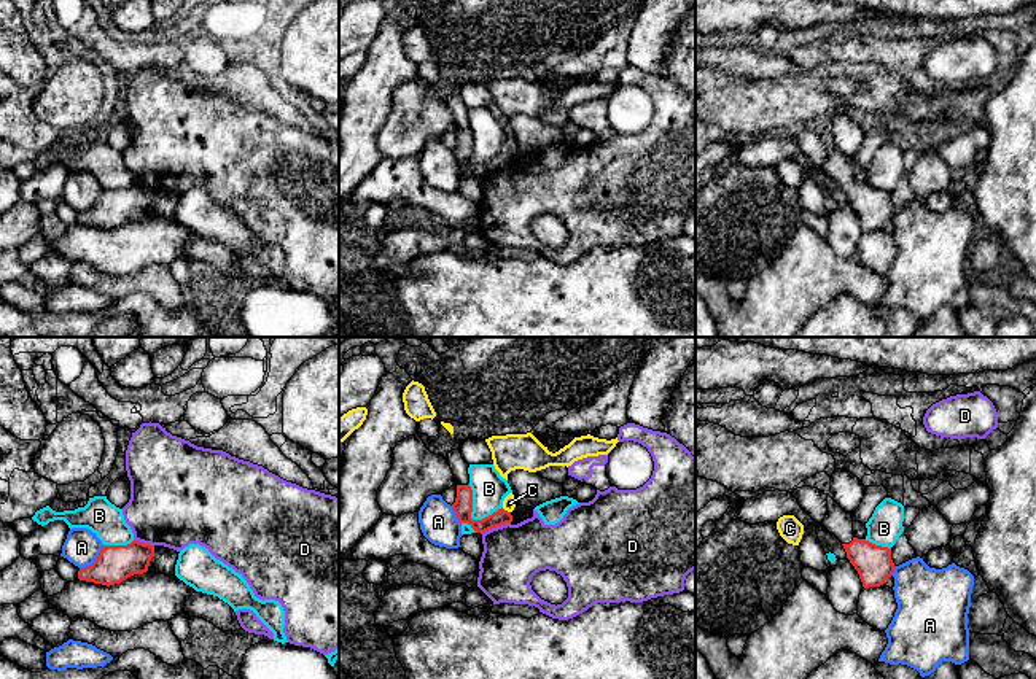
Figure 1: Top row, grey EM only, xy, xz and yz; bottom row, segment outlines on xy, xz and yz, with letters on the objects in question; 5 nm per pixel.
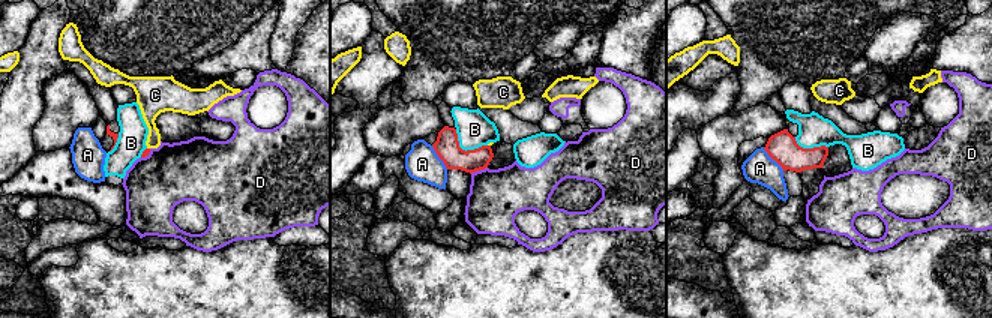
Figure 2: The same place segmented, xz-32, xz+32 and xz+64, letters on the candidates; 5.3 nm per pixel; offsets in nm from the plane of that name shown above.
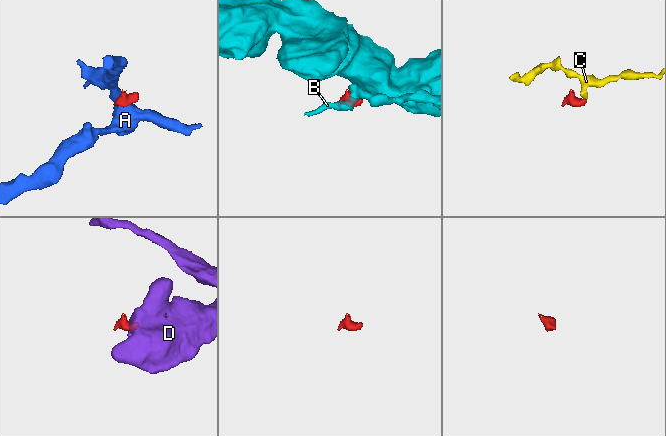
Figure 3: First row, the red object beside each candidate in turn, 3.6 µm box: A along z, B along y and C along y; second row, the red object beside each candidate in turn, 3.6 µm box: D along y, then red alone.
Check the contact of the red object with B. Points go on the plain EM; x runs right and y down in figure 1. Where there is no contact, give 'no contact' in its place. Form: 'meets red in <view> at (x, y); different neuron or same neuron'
meets red in xz at (470, 159); different neuron

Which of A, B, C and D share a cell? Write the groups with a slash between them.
A / B / C / D

